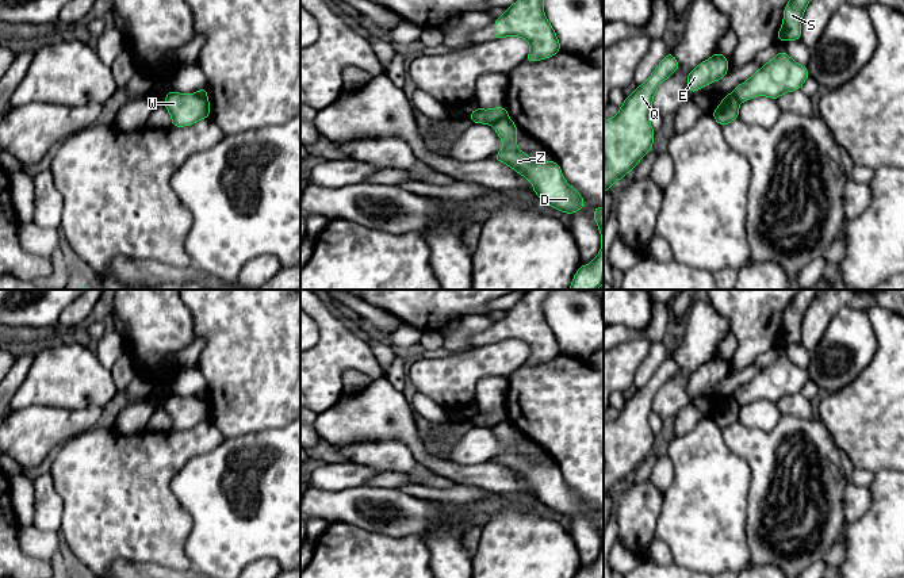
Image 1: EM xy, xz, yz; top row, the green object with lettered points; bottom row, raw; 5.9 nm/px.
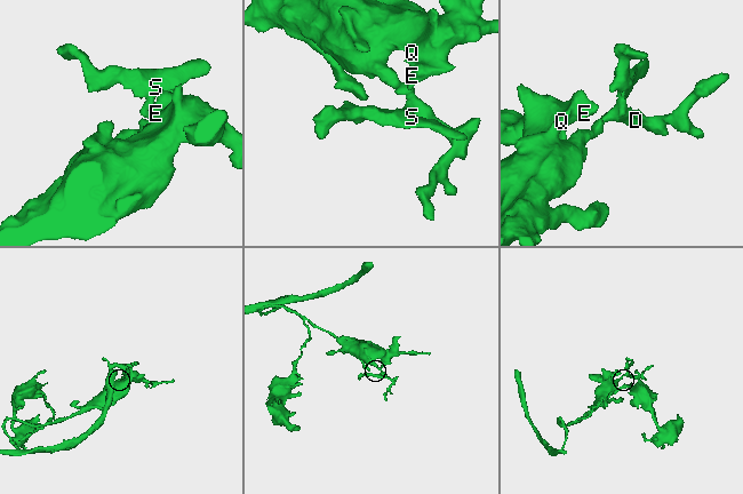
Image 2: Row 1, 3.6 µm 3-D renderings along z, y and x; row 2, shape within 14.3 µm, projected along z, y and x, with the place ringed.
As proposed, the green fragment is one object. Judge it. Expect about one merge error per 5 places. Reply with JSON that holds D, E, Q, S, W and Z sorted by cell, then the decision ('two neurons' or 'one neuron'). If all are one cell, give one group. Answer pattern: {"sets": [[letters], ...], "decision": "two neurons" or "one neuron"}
{"sets": [["D", "S", "Z"], ["E", "Q", "W"]], "decision": "two neurons"}

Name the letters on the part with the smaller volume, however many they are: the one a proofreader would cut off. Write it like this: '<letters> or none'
D, S, Z

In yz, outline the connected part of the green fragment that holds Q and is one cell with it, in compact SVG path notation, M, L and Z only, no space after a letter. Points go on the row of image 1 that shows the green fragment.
M669 51L648 80L625 96L614 118L604 120L604 194L651 150L655 131L650 110L658 87L679 69Z

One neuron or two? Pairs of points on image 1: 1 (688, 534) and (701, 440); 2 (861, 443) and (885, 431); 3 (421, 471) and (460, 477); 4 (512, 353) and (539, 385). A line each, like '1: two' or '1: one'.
1: one
2: one
3: two
4: two

